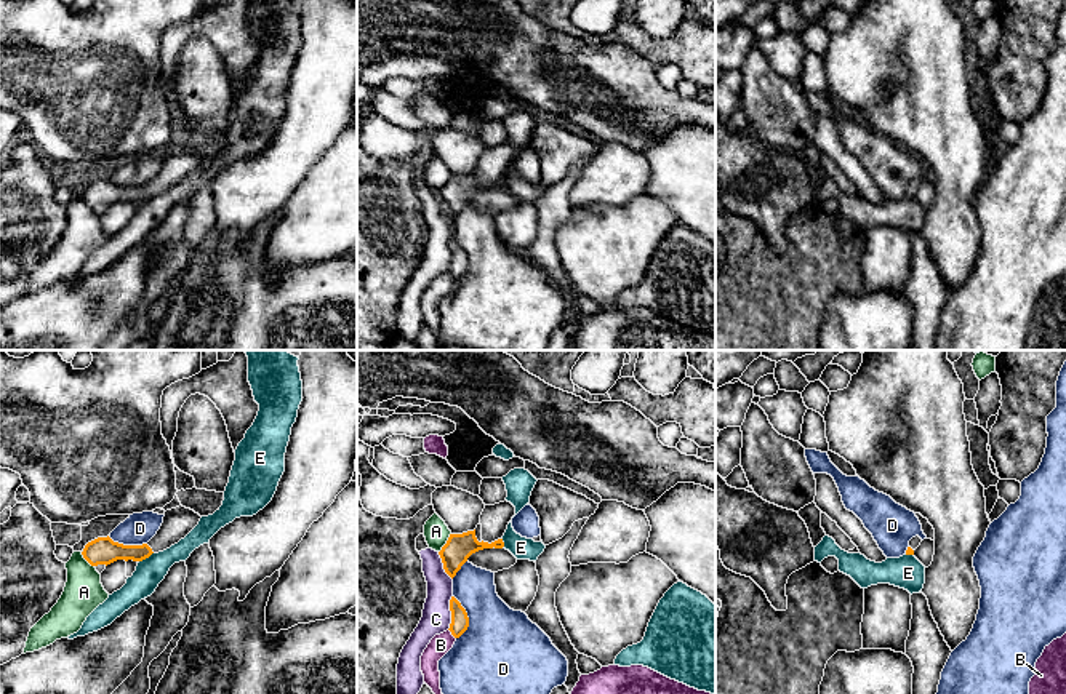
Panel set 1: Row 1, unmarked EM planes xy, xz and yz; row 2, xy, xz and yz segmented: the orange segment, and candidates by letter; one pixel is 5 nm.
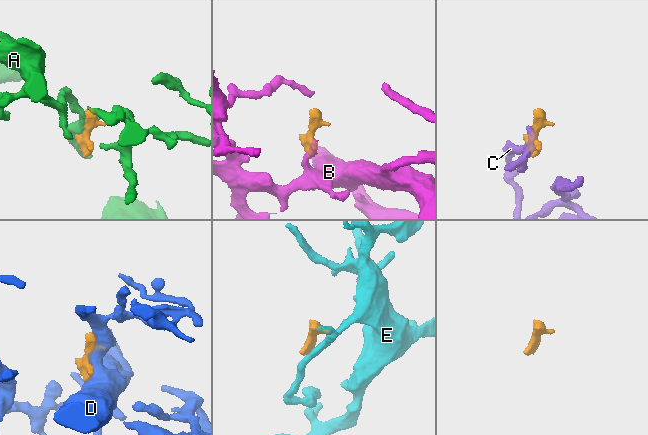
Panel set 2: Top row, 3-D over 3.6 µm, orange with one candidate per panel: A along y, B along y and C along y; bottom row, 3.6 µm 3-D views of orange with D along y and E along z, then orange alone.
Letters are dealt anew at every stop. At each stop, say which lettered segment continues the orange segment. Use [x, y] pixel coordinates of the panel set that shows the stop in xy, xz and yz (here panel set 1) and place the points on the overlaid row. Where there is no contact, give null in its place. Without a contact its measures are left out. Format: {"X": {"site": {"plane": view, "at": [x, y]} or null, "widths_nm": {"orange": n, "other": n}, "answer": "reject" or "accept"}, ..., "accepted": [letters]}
{"A": {"site": {"plane": "xz", "at": [447, 542]}, "widths_nm": {"orange": 140, "other": 120}, "answer": "reject"}, "B": {"site": {"plane": "xz", "at": [452, 634]}, "widths_nm": {"orange": 90, "other": 100}, "answer": "reject"}, "C": {"site": {"plane": "xz", "at": [452, 613]}, "widths_nm": {"orange": 90, "other": 150}, "answer": "reject"}, "D": {"site": {"plane": "xz", "at": [468, 618]}, "widths_nm": {"orange": 90, "other": 420}, "answer": "reject"}, "E": {"site": {"plane": "xy", "at": [146, 557]}, "widths_nm": {"orange": 140, "other": 150}, "answer": "reject"}, "accepted": []}

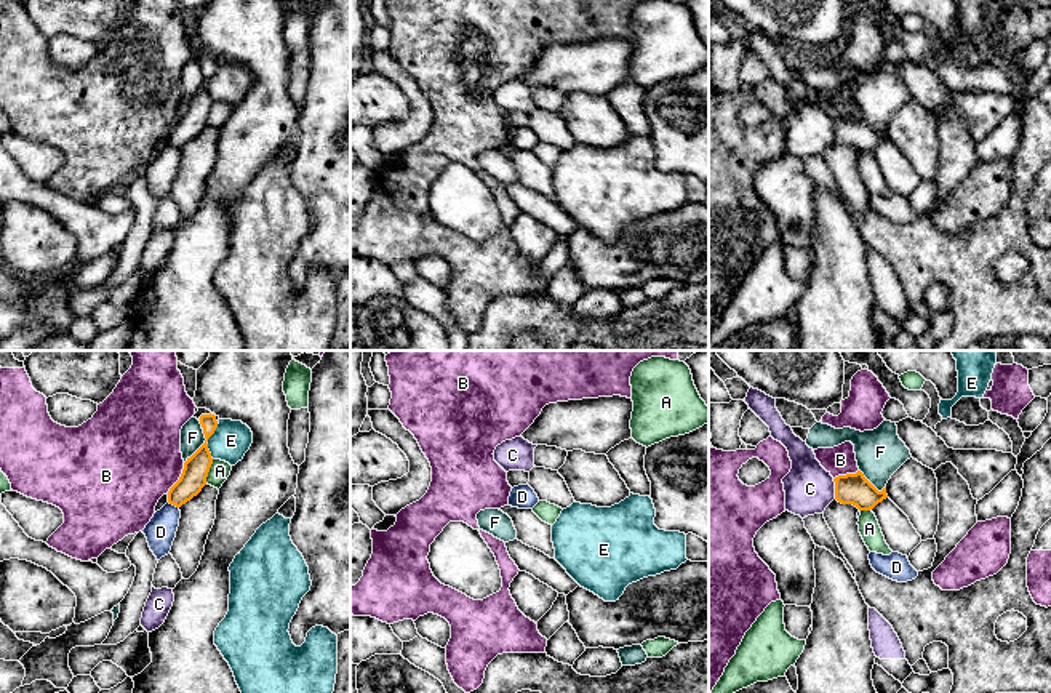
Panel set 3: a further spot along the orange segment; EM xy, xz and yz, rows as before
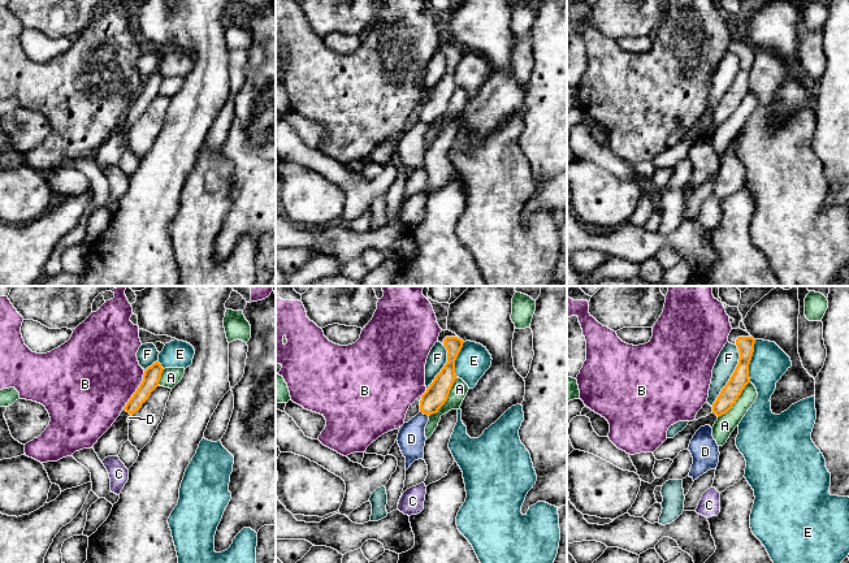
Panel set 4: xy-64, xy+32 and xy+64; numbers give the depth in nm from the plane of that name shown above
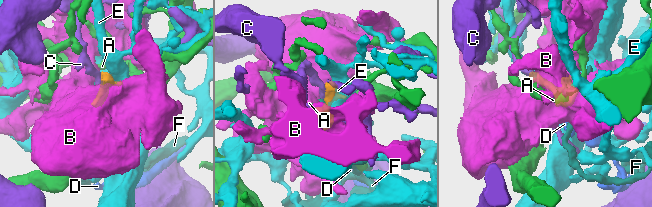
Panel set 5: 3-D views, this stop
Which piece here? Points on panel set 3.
{"A": {"site": {"plane": "xy", "at": [208, 471]}, "widths_nm": {"orange": 130, "other": 100}, "answer": "reject"}, "B": {"site": {"plane": "xy", "at": [179, 477]}, "widths_nm": {"orange": 130, "other": 460}, "answer": "reject"}, "C": {"site": {"plane": "yz", "at": [835, 488]}, "widths_nm": {"orange": 160, "other": 240}, "answer": "reject"}, "D": {"site": {"plane": "xy", "at": [173, 504]}, "widths_nm": {"orange": 130, "other": 160}, "answer": "reject"}, "E": {"site": {"plane": "xy", "at": [207, 440]}, "widths_nm": {"orange": 130, "other": 190}, "answer": "reject"}, "F": {"site": {"plane": "xy", "at": [200, 447]}, "widths_nm": {"orange": 130, "other": 120}, "answer": "reject"}, "accepted": []}

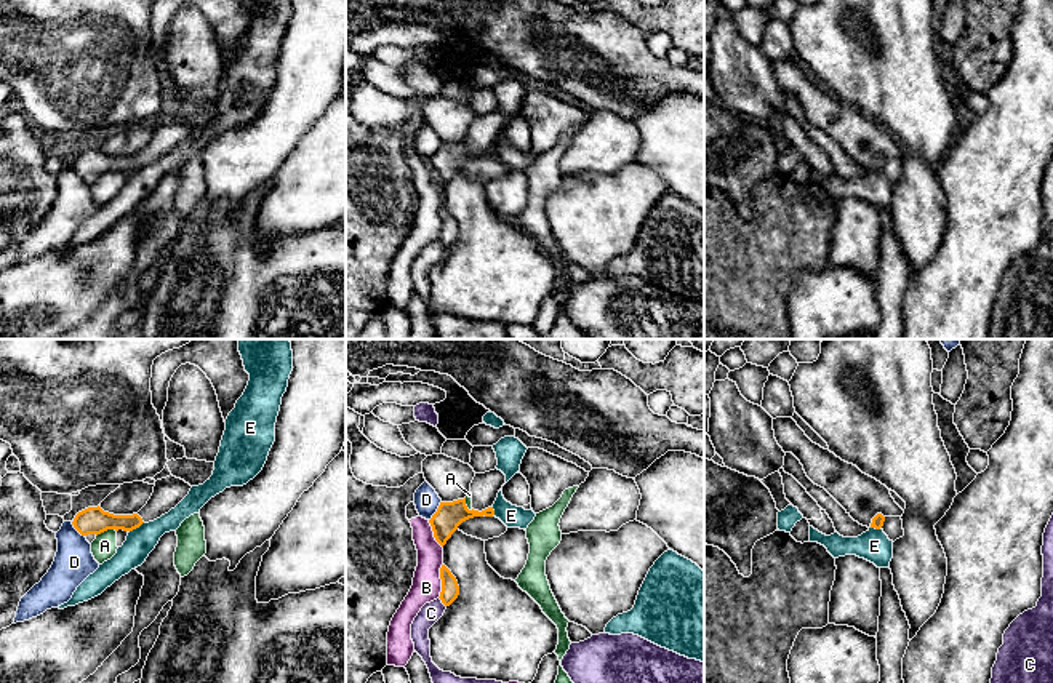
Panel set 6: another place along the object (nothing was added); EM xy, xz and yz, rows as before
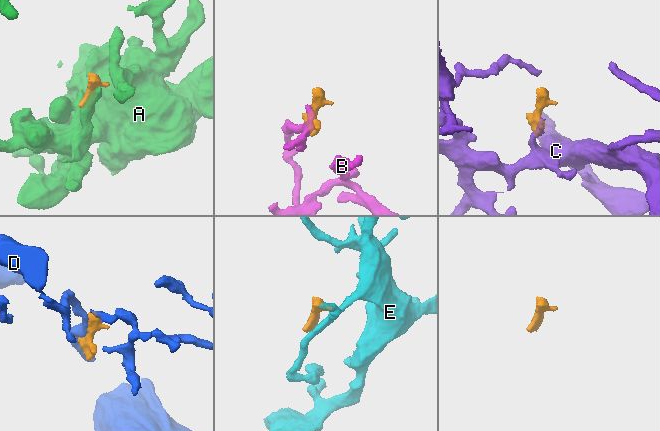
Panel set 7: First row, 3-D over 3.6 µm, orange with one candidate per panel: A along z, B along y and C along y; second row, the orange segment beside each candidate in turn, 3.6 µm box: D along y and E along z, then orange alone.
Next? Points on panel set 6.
{"A": {"site": {"plane": "xy", "at": [106, 530]}, "widths_nm": {"orange": 140, "other": 120}, "answer": "reject"}, "B": {"site": {"plane": "xz", "at": [442, 581]}, "widths_nm": {"orange": 90, "other": 150}, "answer": "reject"}, "C": {"site": {"plane": "xz", "at": [442, 602]}, "widths_nm": {"orange": 90, "other": 100}, "answer": "reject"}, "D": {"site": {"plane": "xz", "at": [437, 511]}, "widths_nm": {"orange": 140, "other": 120}, "answer": "reject"}, "E": {"site": {"plane": "xy", "at": [136, 527]}, "widths_nm": {"orange": 140, "other": 150}, "answer": "reject"}, "accepted": []}

